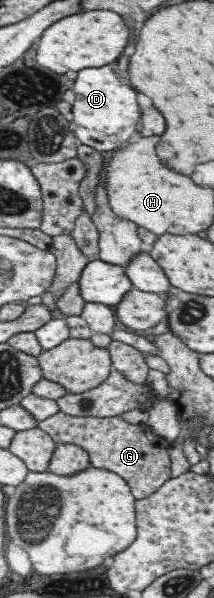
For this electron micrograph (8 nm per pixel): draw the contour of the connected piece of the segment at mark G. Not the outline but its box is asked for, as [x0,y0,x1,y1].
[36,412,171,499]

